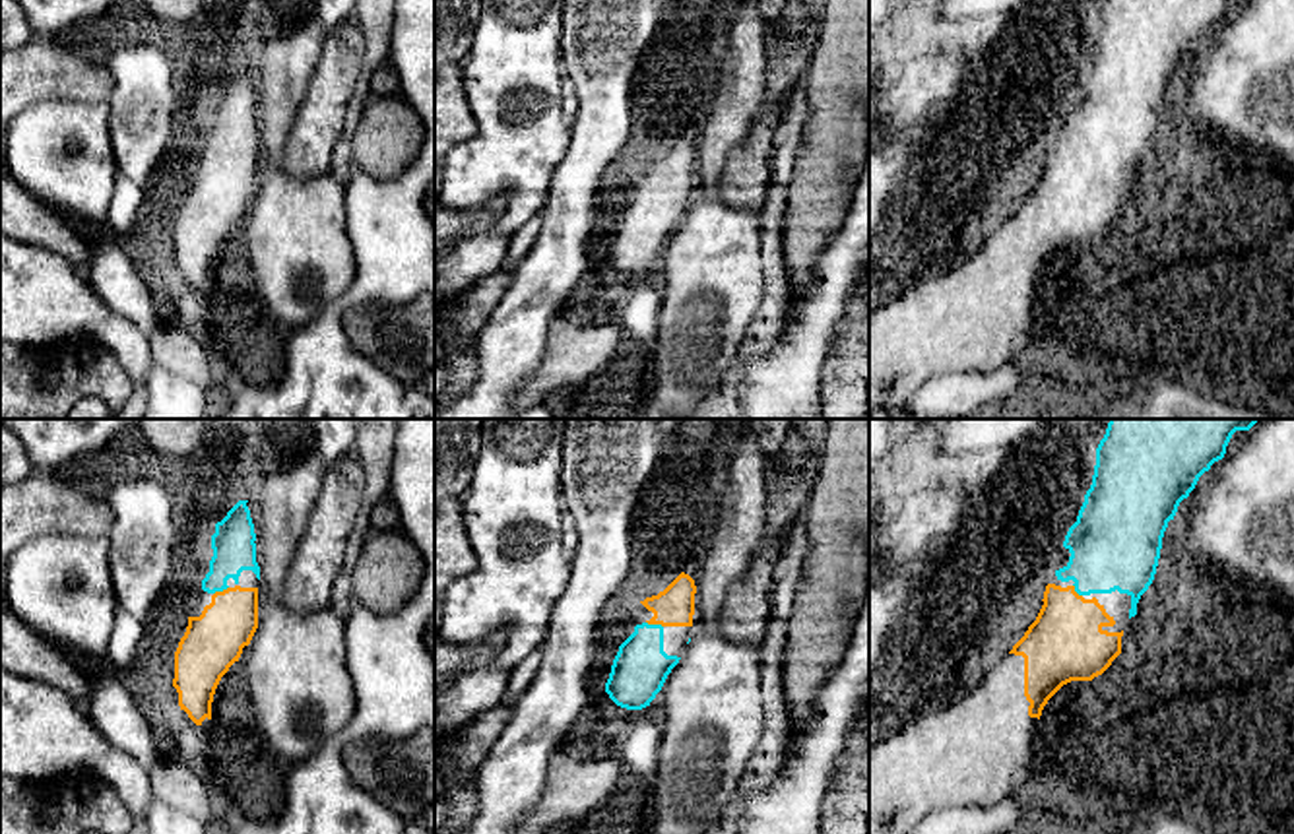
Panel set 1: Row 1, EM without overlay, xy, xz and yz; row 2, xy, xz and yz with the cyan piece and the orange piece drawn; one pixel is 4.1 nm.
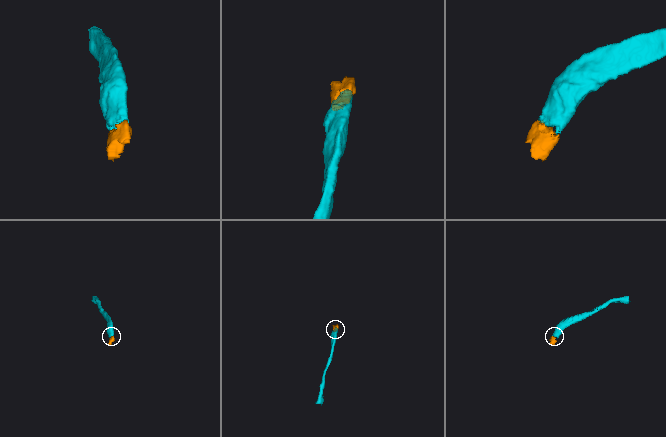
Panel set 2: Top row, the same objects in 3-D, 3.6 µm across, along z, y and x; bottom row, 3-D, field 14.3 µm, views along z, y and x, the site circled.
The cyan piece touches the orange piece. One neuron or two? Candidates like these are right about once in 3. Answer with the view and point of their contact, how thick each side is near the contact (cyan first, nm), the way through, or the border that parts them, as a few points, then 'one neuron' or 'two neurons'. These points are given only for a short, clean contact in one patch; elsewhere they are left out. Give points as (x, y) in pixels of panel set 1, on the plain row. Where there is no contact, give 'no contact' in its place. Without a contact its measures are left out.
meets cyan in xz at (654, 191); 220 nm thick on the cyan side, 160 nm on the other; runs through xz (641, 231), (641, 220), (654, 191), (674, 171); one neuron

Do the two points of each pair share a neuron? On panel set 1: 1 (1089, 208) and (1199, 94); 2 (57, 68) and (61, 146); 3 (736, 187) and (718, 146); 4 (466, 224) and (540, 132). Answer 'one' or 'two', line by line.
1: two
2: two
3: two
4: two

